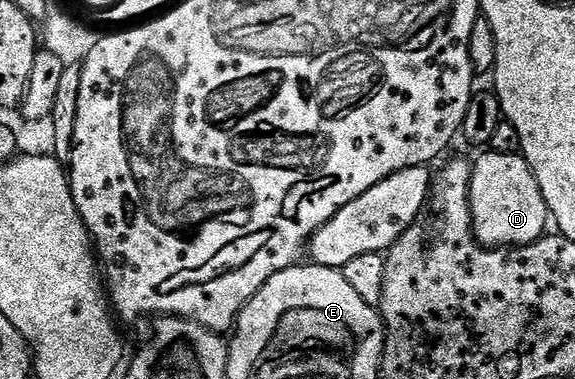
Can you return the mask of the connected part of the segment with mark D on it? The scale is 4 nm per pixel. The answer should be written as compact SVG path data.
M490 150L480 152L483 153L479 157L474 157L467 189L467 200L471 204L471 226L475 230L476 240L485 248L520 248L534 240L542 240L549 228L549 213L541 186L531 167L519 154L497 154Z

